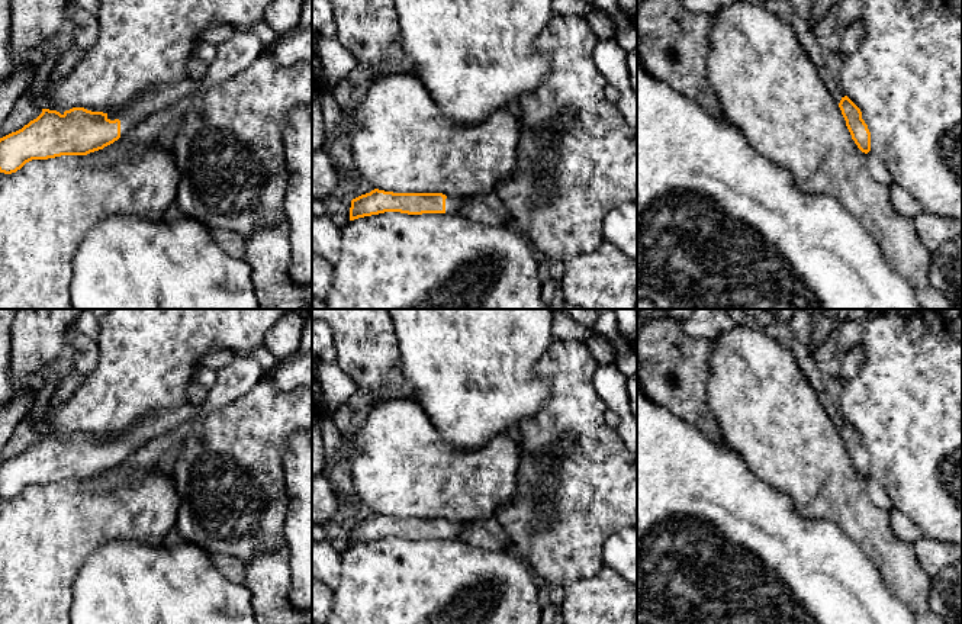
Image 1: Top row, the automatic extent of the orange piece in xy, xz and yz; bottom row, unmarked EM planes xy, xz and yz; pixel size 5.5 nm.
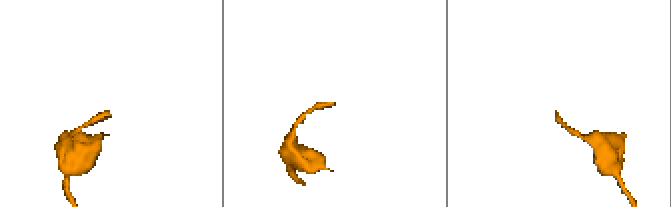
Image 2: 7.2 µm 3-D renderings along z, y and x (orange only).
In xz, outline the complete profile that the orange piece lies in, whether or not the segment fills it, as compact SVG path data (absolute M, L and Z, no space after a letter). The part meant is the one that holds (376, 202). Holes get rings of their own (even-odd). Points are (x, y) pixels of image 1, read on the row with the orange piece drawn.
M374 189L351 200L350 221L385 212L408 215L457 213L467 202L469 199L443 193L393 193Z

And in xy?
M187 75L180 83L152 87L139 94L129 104L109 115L91 112L84 107L73 107L62 115L57 110L42 109L42 113L22 129L0 138L0 173L16 173L32 160L48 160L61 155L87 155L103 149L126 135L136 123L147 119L151 113L160 112L196 91L200 81L202 80L194 80Z

